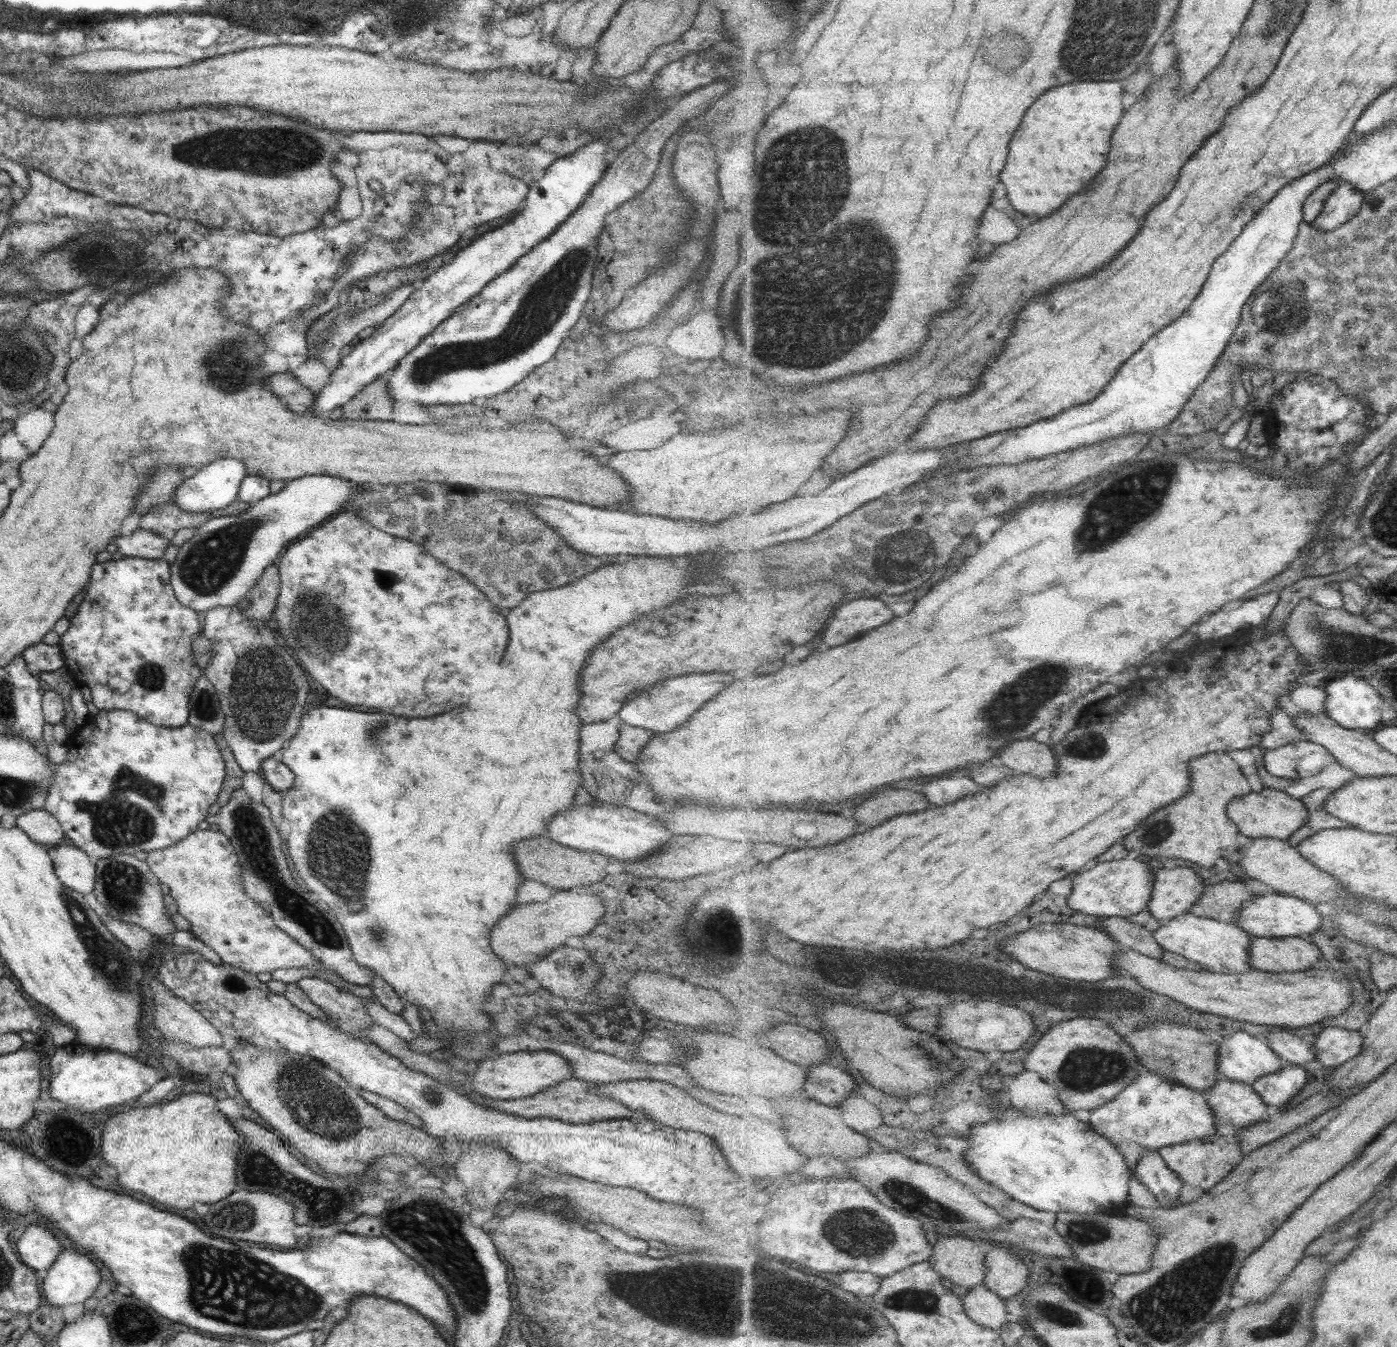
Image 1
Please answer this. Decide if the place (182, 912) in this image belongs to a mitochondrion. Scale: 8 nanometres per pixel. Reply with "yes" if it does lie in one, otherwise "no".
no

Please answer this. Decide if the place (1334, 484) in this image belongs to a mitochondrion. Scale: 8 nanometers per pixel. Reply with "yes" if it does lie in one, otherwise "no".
no

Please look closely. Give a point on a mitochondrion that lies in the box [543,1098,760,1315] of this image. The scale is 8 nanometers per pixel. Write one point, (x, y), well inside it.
(624, 1285)

